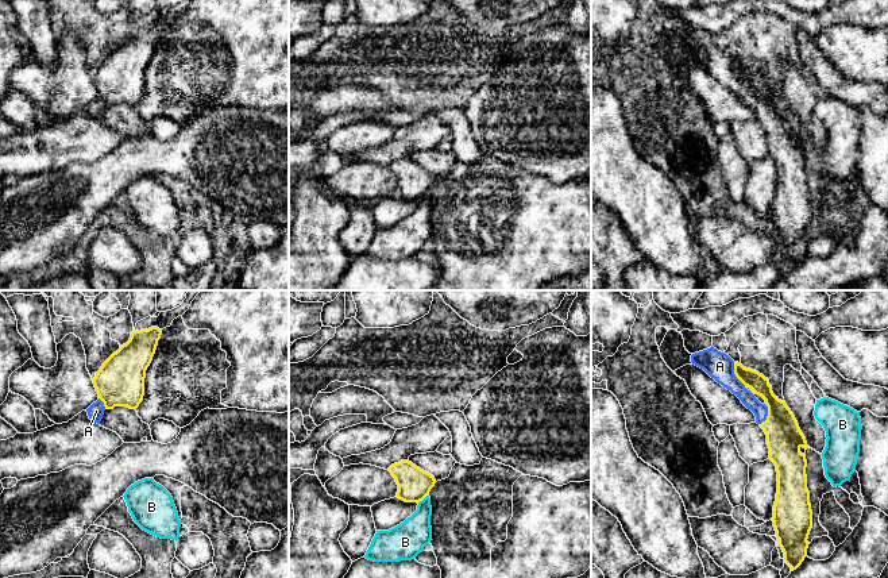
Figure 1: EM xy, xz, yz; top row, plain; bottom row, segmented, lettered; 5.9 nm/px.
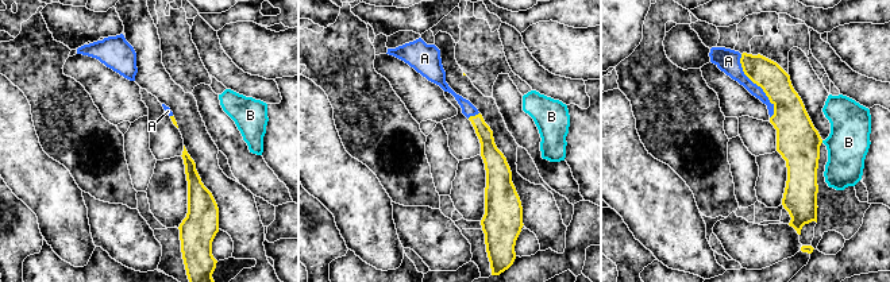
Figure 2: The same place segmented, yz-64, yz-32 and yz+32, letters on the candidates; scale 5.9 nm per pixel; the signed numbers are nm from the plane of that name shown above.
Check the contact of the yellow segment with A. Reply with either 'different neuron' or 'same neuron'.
same neuron

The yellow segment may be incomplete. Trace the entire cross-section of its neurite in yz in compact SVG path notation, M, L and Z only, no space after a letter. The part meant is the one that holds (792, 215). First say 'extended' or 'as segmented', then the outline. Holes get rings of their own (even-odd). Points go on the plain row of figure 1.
extended; M713 43L692 51L691 59L736 92L754 111L756 120L767 132L769 157L777 169L772 219L784 261L794 269L807 254L812 226L807 158L800 150L802 144L808 146L806 135L785 99L773 92L769 77L758 69L744 65Z

